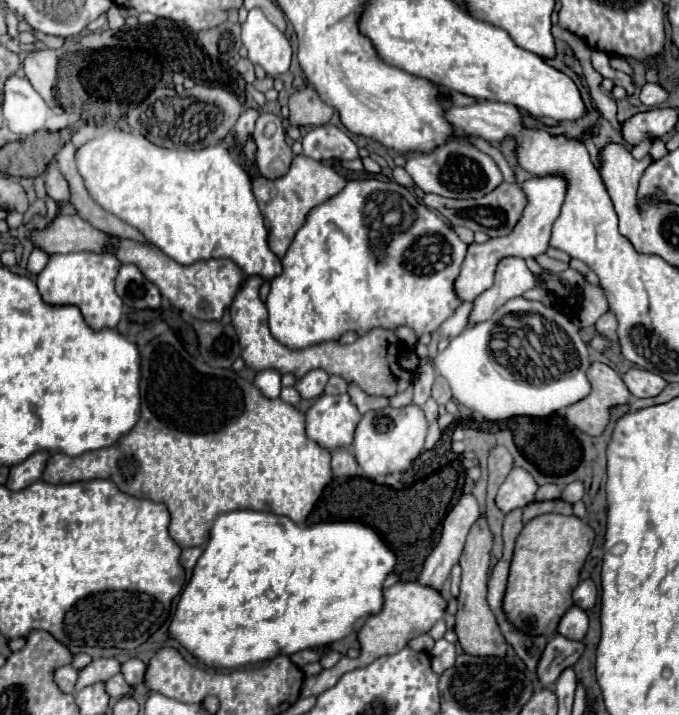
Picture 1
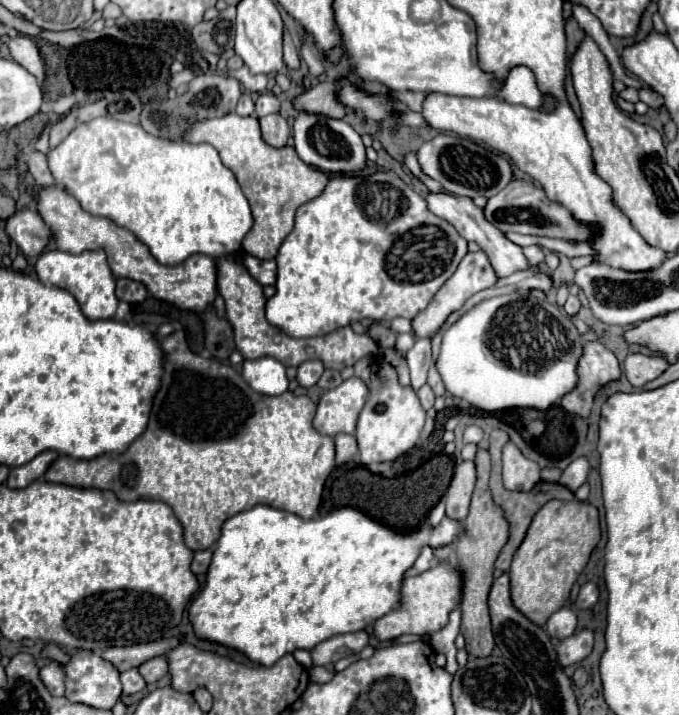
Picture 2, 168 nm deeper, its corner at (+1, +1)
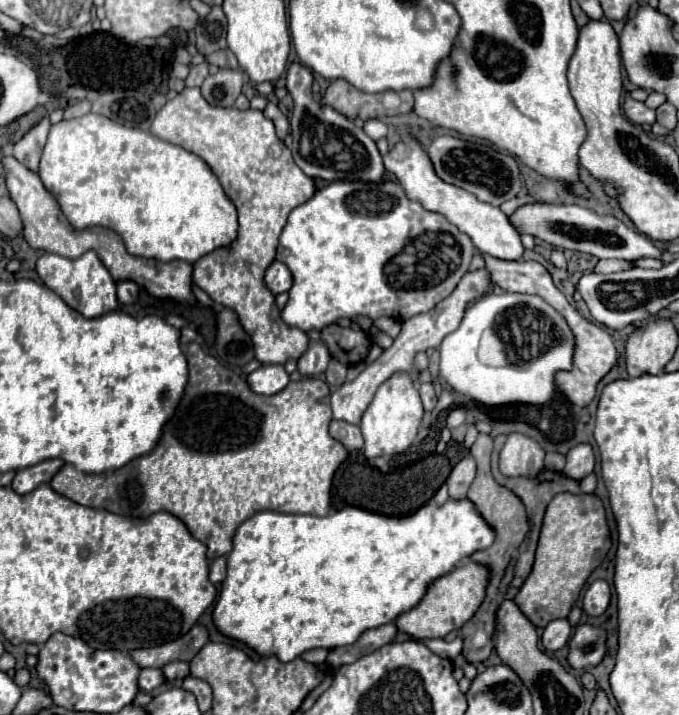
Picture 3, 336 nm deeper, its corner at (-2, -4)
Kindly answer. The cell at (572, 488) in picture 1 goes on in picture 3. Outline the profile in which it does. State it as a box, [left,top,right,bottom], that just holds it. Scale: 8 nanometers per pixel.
[564,444,594,480]

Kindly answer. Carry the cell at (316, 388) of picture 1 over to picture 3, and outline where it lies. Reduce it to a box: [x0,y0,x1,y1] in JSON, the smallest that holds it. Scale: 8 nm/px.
[298,332,330,378]

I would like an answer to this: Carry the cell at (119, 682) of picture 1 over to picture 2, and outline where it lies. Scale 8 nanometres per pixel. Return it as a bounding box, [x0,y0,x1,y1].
[121,669,147,695]

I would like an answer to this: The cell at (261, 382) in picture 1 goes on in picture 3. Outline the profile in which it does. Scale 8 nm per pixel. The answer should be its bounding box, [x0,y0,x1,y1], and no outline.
[246,364,290,394]

